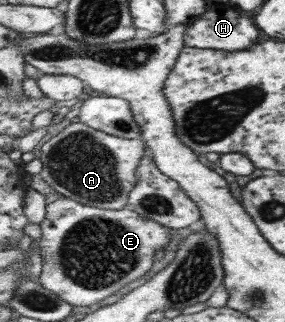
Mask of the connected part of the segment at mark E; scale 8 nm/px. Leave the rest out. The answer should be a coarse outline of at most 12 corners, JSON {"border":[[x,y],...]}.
{"border":[[47,205],[39,282],[99,304],[173,232],[133,208]]}

